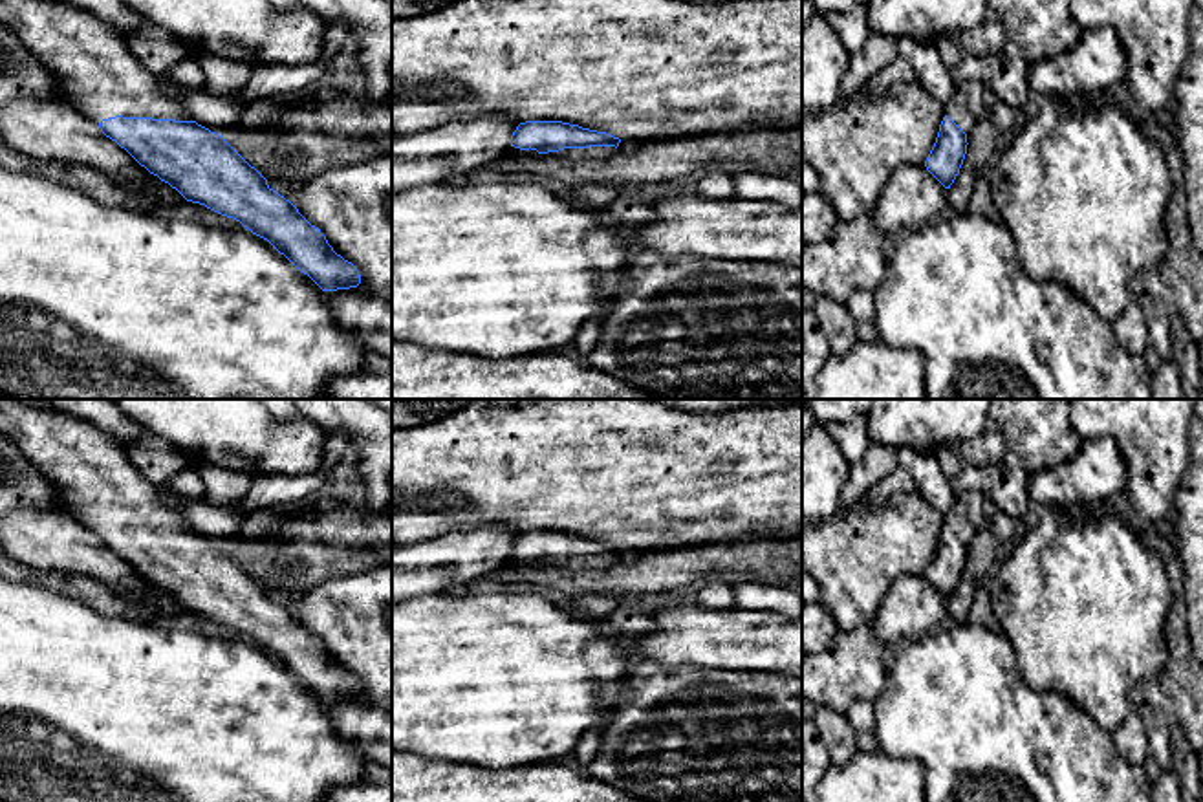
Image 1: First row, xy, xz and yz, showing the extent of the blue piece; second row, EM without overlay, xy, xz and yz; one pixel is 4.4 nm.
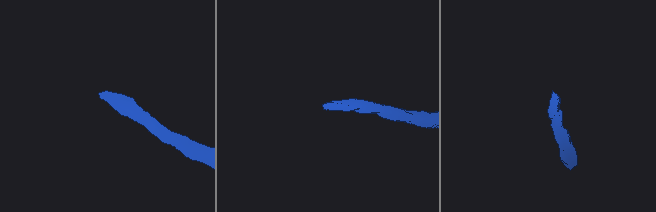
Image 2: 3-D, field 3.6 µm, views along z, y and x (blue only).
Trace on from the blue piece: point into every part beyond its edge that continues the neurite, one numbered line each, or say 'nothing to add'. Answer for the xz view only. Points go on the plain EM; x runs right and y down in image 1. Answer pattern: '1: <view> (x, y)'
1: xz (594, 563)

